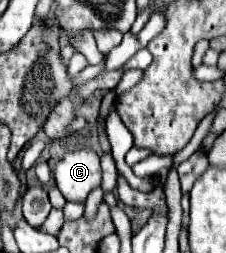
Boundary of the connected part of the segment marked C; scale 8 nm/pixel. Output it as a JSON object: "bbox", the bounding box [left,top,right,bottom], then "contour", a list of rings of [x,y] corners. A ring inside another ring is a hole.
{"bbox":[54,148,102,204],"contour":[[[92,148],[68,152],[54,166],[54,182],[66,202],[84,204],[88,194],[102,182],[98,154]]]}

